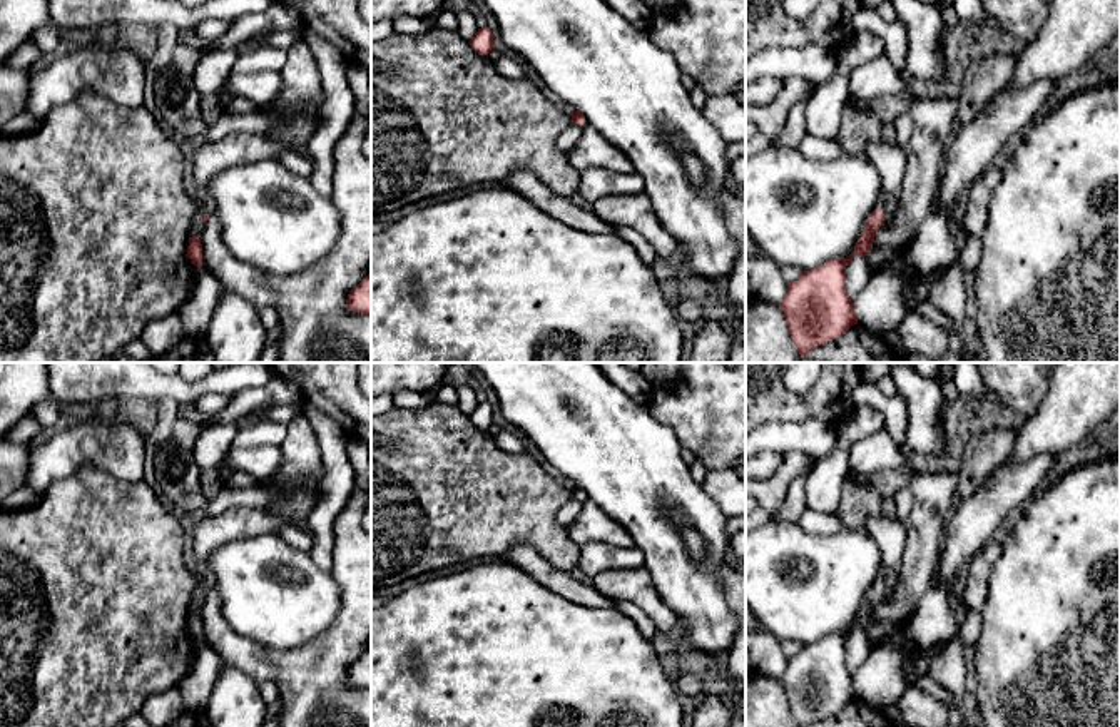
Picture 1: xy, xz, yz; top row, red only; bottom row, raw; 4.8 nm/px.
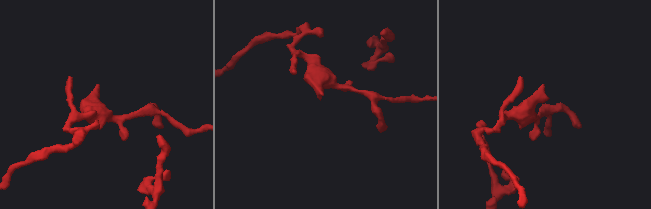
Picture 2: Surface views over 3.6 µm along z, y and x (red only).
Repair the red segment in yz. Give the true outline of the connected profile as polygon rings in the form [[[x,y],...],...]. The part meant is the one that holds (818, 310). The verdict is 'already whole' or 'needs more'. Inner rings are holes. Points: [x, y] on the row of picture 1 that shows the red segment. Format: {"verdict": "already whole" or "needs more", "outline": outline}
{"verdict": "needs more", "outline": [[[881,196],[848,257],[834,257],[816,269],[802,271],[797,281],[787,284],[779,308],[801,358],[858,324],[854,302],[846,292],[846,266],[856,256],[866,257],[871,252],[884,214],[886,197]]]}

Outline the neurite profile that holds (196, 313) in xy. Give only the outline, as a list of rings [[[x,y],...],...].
[[[199,269],[197,279],[186,302],[177,311],[182,321],[184,336],[202,338],[212,321],[214,309],[227,289],[224,284],[207,272]]]

